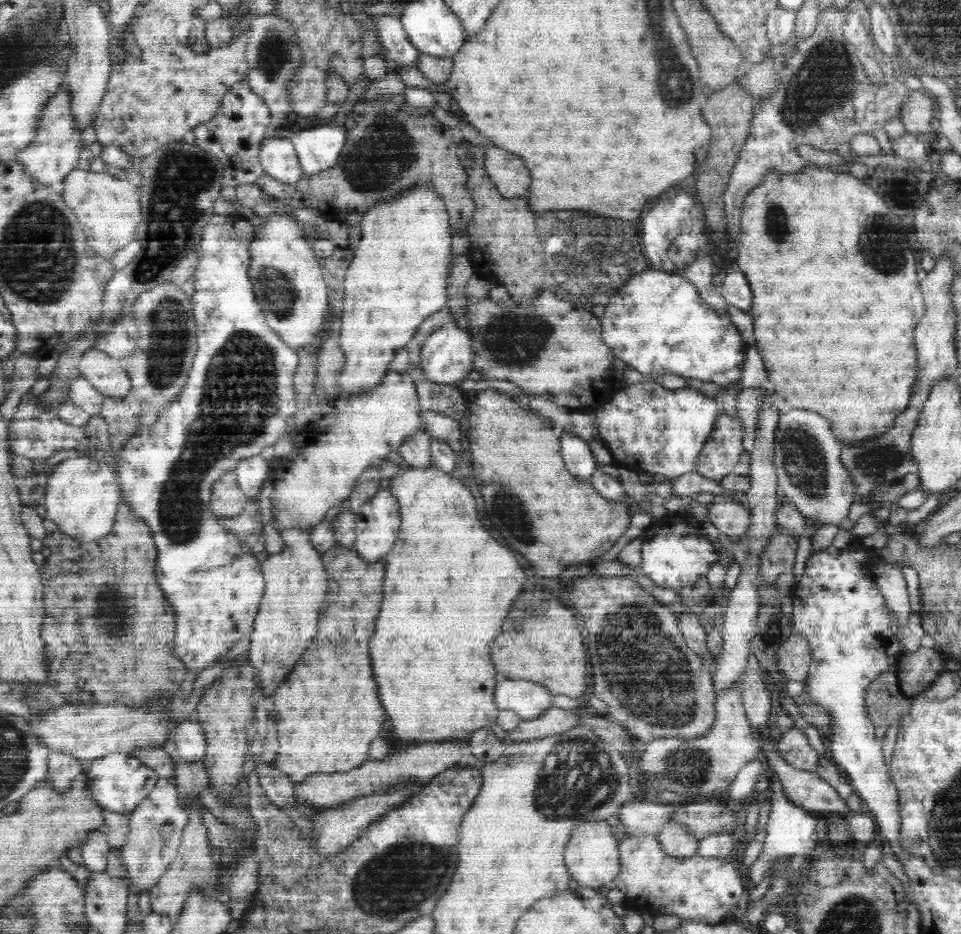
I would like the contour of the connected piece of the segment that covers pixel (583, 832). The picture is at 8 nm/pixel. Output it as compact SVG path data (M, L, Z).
M580 822L574 826L565 848L565 865L575 883L590 888L610 887L620 870L619 842L612 838L612 828L606 822Z

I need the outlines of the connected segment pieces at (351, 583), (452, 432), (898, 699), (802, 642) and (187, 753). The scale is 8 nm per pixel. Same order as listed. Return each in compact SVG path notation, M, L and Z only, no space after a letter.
M335 543L330 551L321 554L328 572L328 594L322 604L318 634L302 656L302 662L294 664L294 674L286 678L286 684L274 694L274 726L278 732L278 751L273 767L290 777L292 783L305 782L312 774L352 771L368 761L368 749L386 722L386 712L378 704L378 688L374 688L374 674L370 664L368 642L374 632L374 620L382 606L384 564L368 564L353 548L342 548Z
M421 409L420 413L425 424L425 432L431 436L432 440L438 439L447 442L459 456L460 450L463 450L460 448L459 421L428 409Z
M890 664L886 672L876 676L866 690L866 714L872 719L876 736L882 739L888 727L908 714L912 699L901 691L897 666Z
M792 634L782 645L775 658L775 666L787 680L805 680L810 668L811 652L808 641L798 634Z
M194 716L175 728L172 748L176 750L176 758L178 760L188 762L202 760L206 747L204 729Z

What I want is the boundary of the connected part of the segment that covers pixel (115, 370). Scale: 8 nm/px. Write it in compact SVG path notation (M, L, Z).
M87 349L78 362L80 376L86 377L105 397L124 397L131 382L120 360L98 349Z

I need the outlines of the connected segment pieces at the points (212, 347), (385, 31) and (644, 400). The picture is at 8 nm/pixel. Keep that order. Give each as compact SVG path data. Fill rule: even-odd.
M240 220L235 223L223 223L222 228L214 226L212 234L210 234L210 230L204 228L203 237L199 244L204 256L199 258L198 264L193 270L194 293L191 299L193 302L193 319L196 321L197 326L197 355L194 357L186 384L182 387L182 396L178 396L178 400L174 400L174 404L170 404L170 408L165 408L164 411L158 413L158 420L150 428L141 428L142 432L138 432L139 439L132 438L130 444L126 444L126 448L121 448L122 460L116 460L113 466L118 476L117 483L121 496L126 496L126 505L130 505L130 509L134 509L134 513L137 513L138 517L146 522L146 525L150 524L150 533L154 534L158 554L158 564L156 564L157 581L162 592L170 600L169 603L173 605L174 612L178 612L176 614L178 616L177 659L185 664L187 672L194 672L197 675L202 674L204 669L216 664L221 655L224 655L241 638L252 632L252 624L265 591L264 579L262 578L262 572L260 572L260 562L254 558L254 554L245 549L243 542L217 523L219 518L211 510L213 484L222 475L233 471L242 460L259 455L266 446L273 446L282 438L286 421L290 417L294 417L294 414L298 411L295 404L296 388L293 388L293 378L299 367L299 356L297 355L297 349L287 345L278 333L268 328L261 304L258 304L257 298L254 296L254 284L249 279L251 263L249 248L250 243L254 240L254 234L250 234L250 228L252 226L248 222L240 222Z
M387 15L375 19L378 23L377 37L384 46L386 59L395 66L415 66L421 52L410 43L400 20Z
M654 380L617 390L608 402L598 405L595 417L599 438L613 456L614 464L638 474L663 474L670 481L695 470L704 442L714 429L716 416L721 411L715 398L688 388L667 389Z

